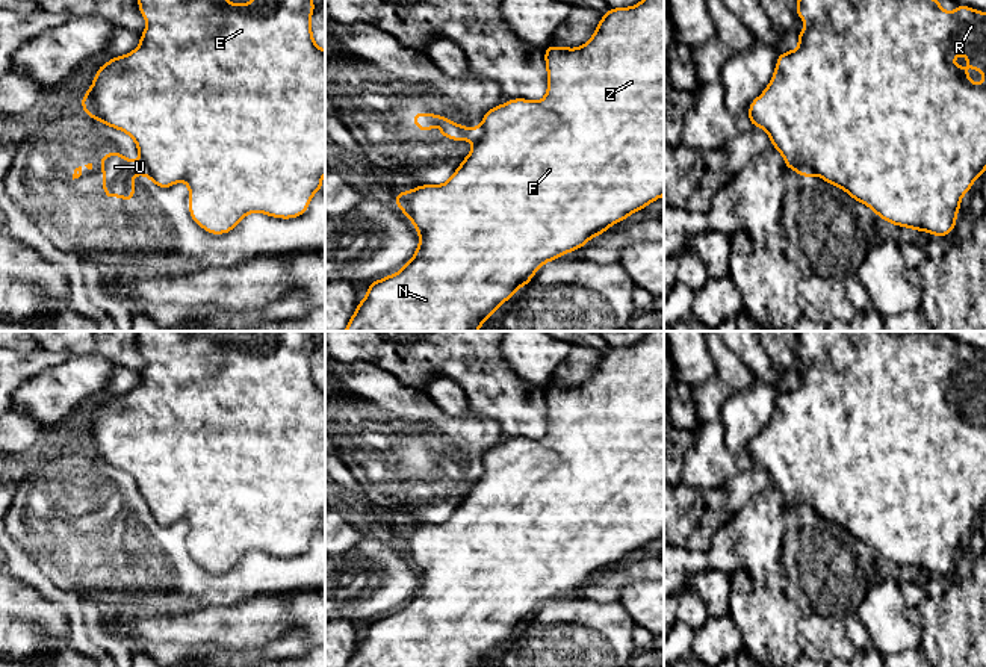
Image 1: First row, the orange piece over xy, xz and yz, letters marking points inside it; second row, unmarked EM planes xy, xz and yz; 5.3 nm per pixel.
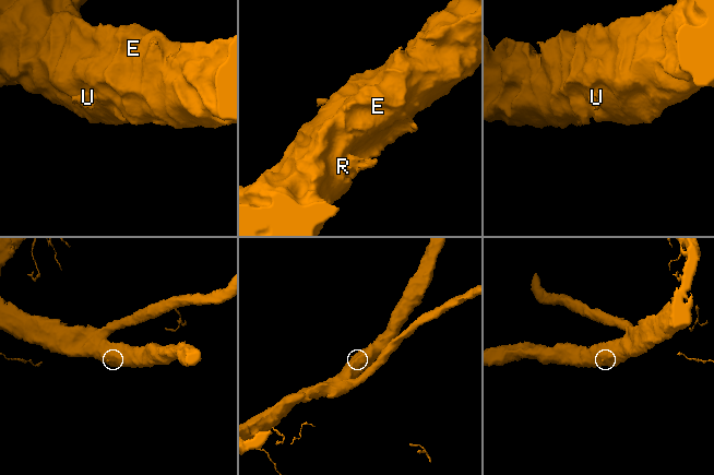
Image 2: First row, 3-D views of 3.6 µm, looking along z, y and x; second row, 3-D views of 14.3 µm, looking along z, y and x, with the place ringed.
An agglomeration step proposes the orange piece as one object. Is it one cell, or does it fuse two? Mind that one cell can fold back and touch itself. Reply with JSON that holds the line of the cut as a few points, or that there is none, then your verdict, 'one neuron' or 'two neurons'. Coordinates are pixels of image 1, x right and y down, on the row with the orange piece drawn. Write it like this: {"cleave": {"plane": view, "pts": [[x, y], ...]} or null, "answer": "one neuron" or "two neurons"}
{"cleave": {"plane": "yz", "pts": [[794, 170], [806, 164], [815, 174]]}, "answer": "two neurons"}

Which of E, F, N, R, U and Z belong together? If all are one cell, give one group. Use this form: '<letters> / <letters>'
E F N R Z / U

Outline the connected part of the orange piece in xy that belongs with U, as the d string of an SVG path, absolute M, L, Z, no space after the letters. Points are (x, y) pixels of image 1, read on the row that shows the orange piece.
M118 151L101 156L100 165L106 200L110 200L115 195L119 195L124 203L136 198L133 195L136 183L129 180L133 175L144 174L153 185L156 185L144 160L129 160Z

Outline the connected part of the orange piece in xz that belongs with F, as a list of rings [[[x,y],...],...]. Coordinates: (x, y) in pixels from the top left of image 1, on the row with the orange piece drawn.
[[[641,0],[631,8],[609,8],[584,45],[578,48],[547,45],[544,60],[547,92],[543,100],[514,98],[487,110],[481,116],[482,138],[446,183],[419,185],[416,189],[393,195],[396,206],[417,228],[419,247],[399,272],[367,284],[366,298],[358,301],[343,331],[478,331],[502,302],[513,299],[517,289],[531,283],[541,265],[582,248],[594,236],[606,233],[612,224],[644,210],[649,203],[664,195],[664,0]]]

